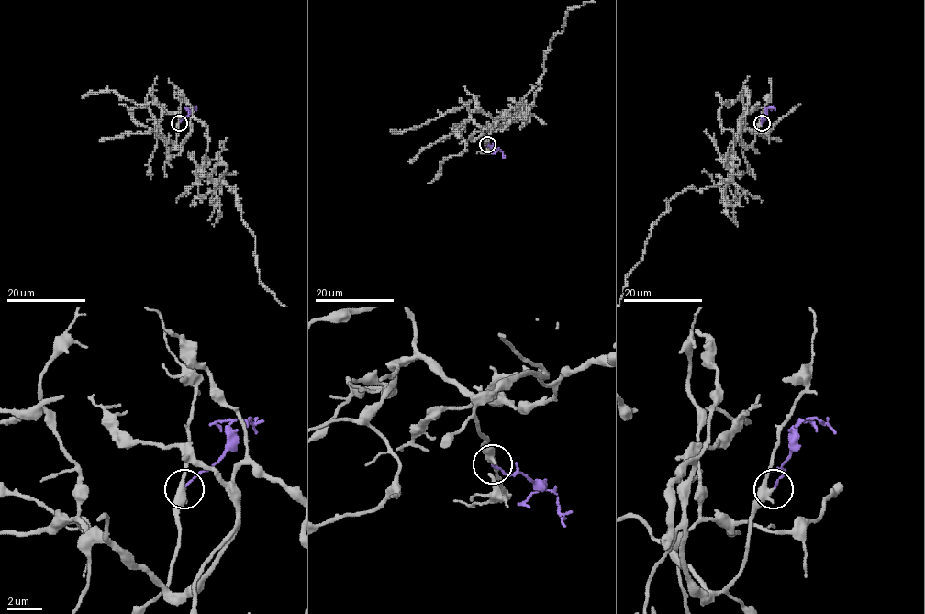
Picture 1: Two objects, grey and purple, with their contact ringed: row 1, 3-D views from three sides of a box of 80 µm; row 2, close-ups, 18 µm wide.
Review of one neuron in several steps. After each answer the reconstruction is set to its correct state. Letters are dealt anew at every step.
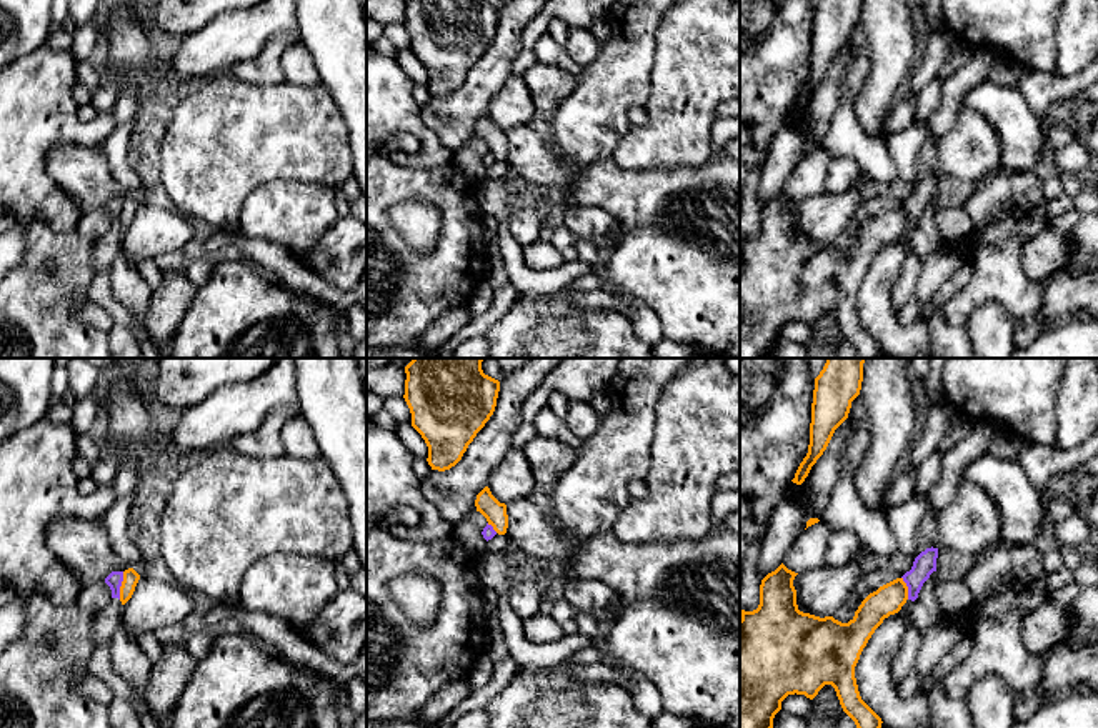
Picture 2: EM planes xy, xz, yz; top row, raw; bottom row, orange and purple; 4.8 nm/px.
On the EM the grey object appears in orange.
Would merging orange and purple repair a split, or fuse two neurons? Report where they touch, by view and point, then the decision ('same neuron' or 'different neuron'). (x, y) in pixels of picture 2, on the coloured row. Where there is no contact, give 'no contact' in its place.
contact xy (122, 585); different neuron

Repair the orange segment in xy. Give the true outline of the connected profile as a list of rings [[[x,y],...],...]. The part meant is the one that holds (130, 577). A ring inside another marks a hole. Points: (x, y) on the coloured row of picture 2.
[[[128,568],[123,571],[123,581],[120,586],[122,605],[125,605],[132,598],[138,580],[140,580],[140,575],[133,568]]]

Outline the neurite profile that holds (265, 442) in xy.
[[[285,405],[273,408],[255,431],[237,435],[230,446],[253,458],[275,458],[285,455],[282,443],[282,430],[288,420],[298,416],[298,405]]]

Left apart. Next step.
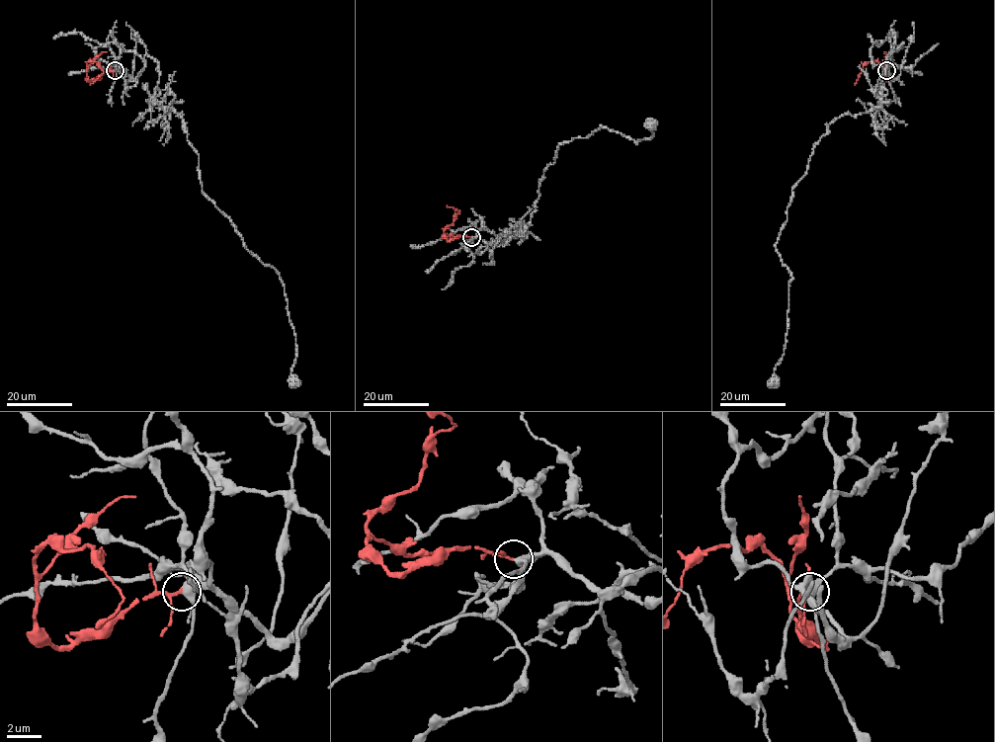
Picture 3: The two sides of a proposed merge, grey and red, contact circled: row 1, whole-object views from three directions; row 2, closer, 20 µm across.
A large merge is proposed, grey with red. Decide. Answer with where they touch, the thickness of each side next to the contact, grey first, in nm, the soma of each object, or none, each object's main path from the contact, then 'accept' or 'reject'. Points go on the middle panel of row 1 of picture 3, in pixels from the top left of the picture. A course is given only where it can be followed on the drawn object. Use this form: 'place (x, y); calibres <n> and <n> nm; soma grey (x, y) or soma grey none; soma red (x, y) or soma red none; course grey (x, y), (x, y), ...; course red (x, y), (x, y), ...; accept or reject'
place (471, 237); calibres 320 and 130 nm; soma grey (650, 123); soma red none; course grey (470, 238), (516, 236), (510, 232), (530, 220), (558, 143), (602, 125), (636, 143), (653, 135), (649, 123); course red (470, 238), (459, 235), (448, 240), (443, 234), (459, 212), (446, 205); accept

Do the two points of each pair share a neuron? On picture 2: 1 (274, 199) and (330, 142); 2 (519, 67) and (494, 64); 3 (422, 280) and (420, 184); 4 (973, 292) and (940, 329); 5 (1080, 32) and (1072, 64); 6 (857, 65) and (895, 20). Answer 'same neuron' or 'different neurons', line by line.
1: different neurons
2: different neurons
3: same neuron
4: different neurons
5: same neuron
6: different neurons

